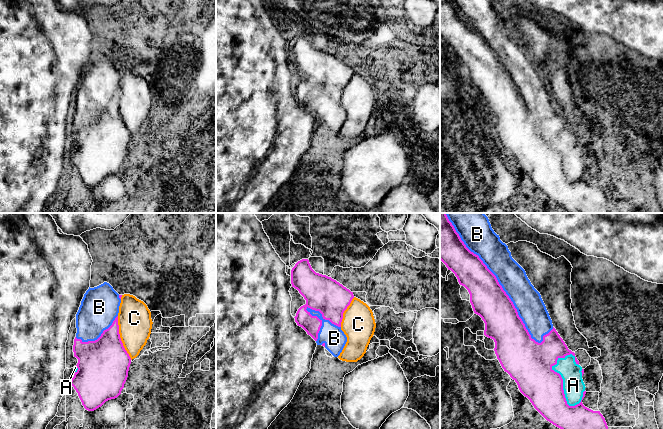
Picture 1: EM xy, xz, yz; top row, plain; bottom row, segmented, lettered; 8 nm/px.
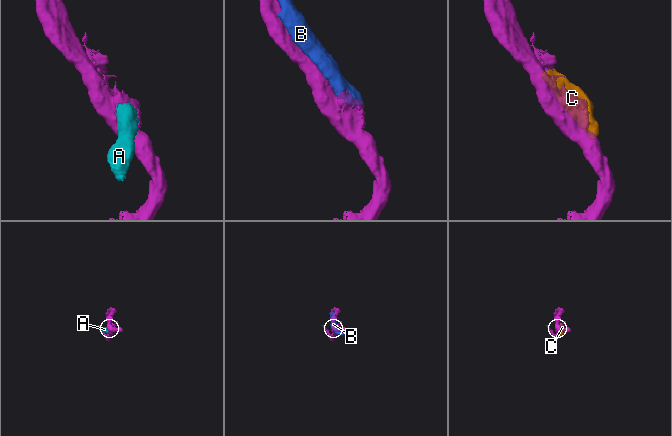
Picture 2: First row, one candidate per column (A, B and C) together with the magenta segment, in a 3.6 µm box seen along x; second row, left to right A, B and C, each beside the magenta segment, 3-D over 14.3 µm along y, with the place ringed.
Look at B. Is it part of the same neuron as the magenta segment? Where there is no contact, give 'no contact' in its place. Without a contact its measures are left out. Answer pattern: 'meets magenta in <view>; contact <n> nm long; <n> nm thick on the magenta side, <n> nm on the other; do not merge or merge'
meets magenta in yz; contact 1200 nm long; 280 nm thick on the magenta side, 220 nm on the other; do not merge

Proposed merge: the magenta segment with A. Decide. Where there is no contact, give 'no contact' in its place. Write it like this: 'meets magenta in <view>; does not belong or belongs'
meets magenta in yz; does not belong

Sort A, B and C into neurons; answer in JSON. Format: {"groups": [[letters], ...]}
{"groups": [["A", "B"], ["C"]]}

